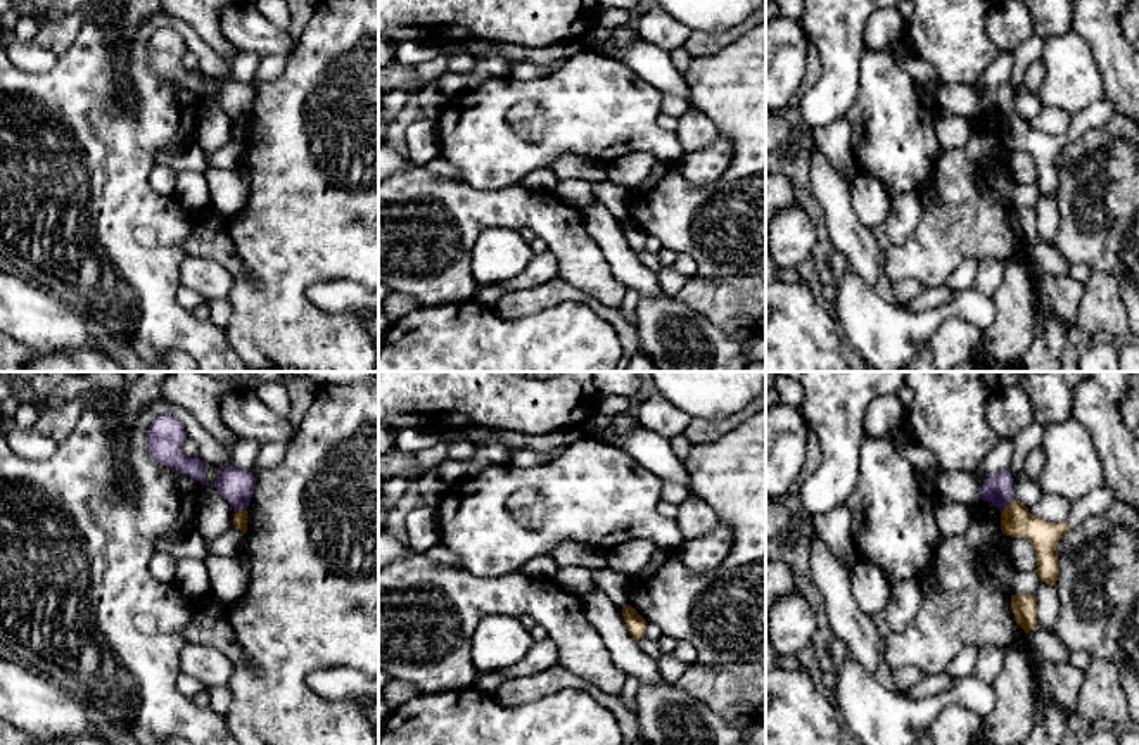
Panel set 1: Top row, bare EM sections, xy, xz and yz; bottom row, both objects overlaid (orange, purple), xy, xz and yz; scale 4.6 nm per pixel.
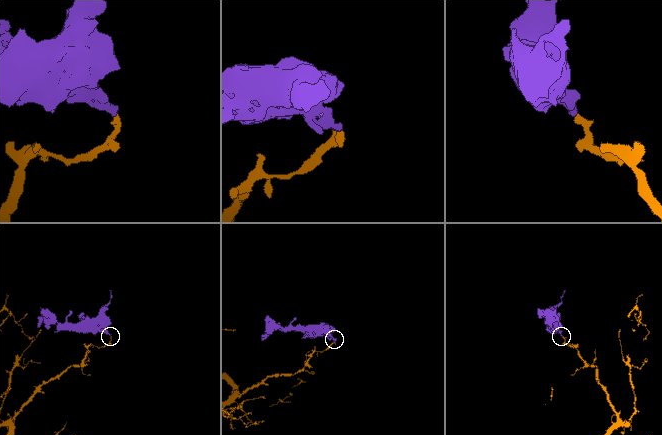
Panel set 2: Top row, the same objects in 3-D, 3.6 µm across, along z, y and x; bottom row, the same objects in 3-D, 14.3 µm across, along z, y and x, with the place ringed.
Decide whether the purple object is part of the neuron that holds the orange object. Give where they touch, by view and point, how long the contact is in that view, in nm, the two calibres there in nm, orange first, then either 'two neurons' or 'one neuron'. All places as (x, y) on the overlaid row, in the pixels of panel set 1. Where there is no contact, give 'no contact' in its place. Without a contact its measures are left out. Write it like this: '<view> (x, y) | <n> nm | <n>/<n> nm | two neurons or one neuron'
yz (1008, 505) | 90 nm | 150/140 nm | two neurons

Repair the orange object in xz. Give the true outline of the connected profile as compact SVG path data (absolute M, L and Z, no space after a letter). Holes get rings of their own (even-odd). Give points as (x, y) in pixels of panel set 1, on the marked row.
M631 605L622 608L622 617L633 640L636 643L643 640L648 622Z

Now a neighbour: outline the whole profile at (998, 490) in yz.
M1001 470L989 477L982 484L980 494L980 500L994 503L1002 512L1015 500L1011 474L1008 470Z

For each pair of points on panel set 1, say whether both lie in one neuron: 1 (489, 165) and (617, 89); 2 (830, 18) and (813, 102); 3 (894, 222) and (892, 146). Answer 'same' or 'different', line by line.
1: same
2: same
3: different

